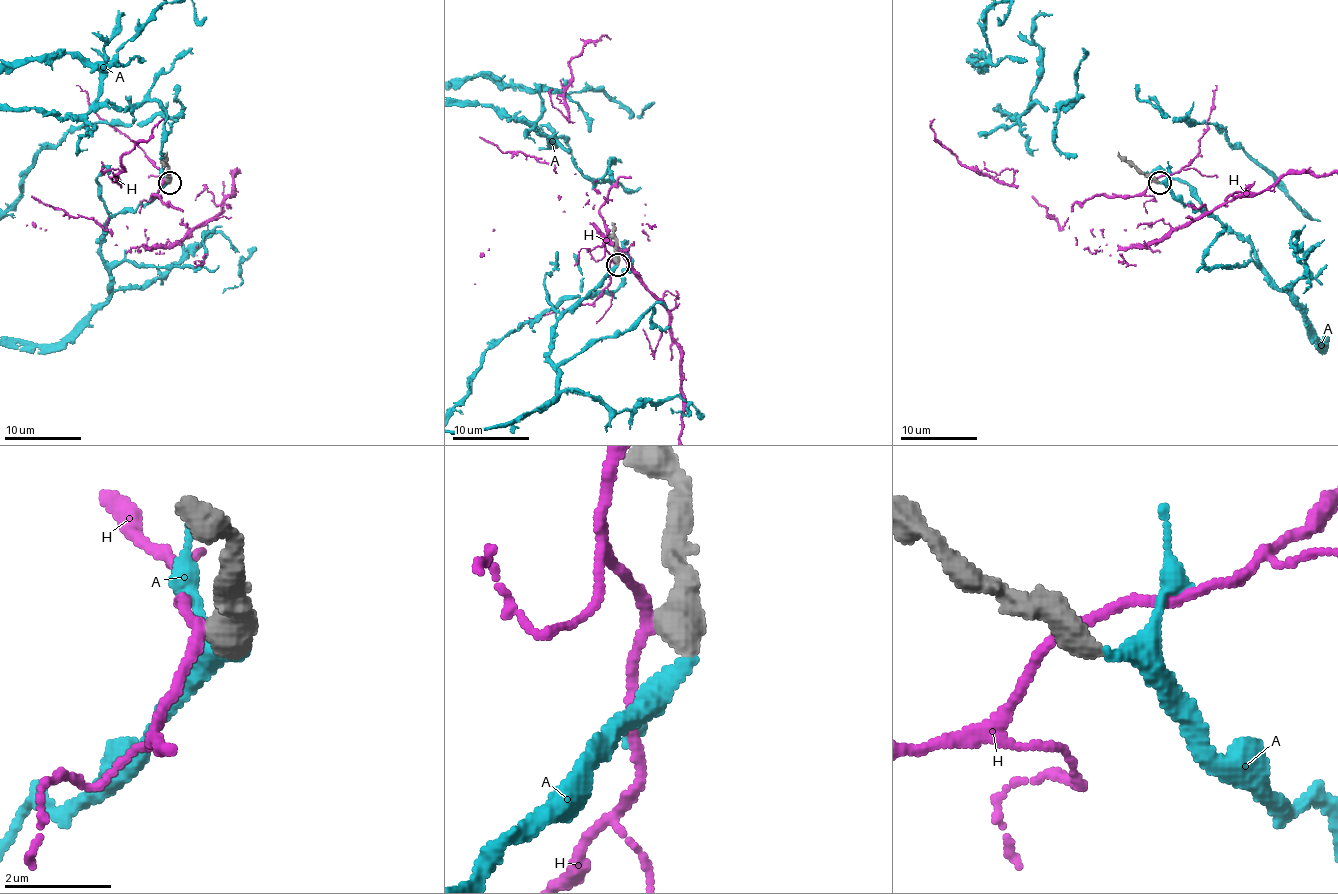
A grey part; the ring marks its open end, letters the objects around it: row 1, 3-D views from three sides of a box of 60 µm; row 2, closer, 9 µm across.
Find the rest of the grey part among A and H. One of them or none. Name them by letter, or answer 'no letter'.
A

